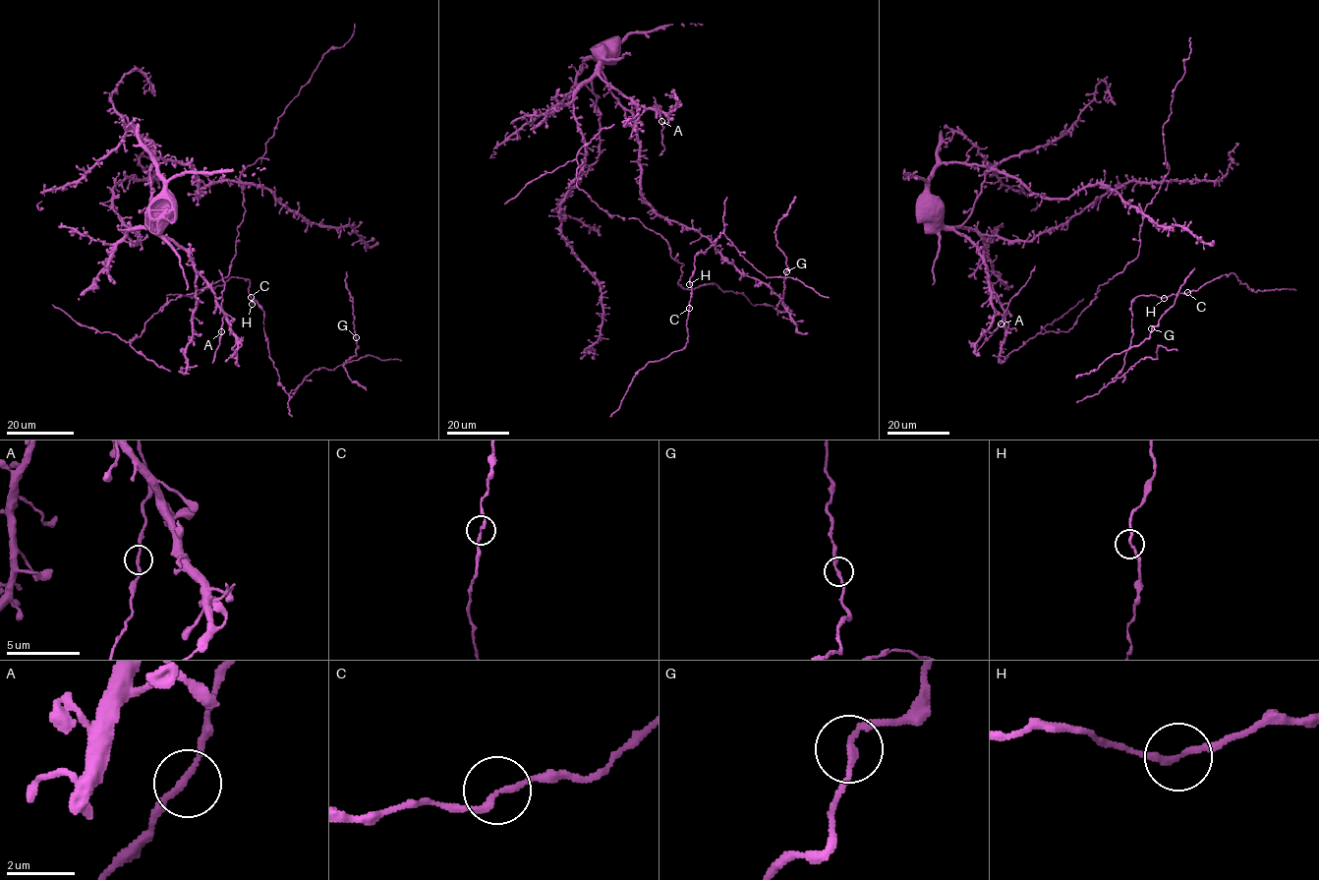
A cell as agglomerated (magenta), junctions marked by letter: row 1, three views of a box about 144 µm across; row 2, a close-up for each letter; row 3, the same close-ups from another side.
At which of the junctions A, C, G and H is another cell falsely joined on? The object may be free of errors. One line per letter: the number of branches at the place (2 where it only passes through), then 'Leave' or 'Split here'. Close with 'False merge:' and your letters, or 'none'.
A: Branches: 2. Leave
C: Branches: 2. Leave
G: Branches: 2. Leave
H: Branches: 2. Leave
False merge: none

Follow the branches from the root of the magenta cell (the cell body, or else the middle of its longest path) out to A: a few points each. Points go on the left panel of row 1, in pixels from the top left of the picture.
A: (163, 199), (151, 205), (154, 230), (188, 255), (229, 321), (221, 331)

